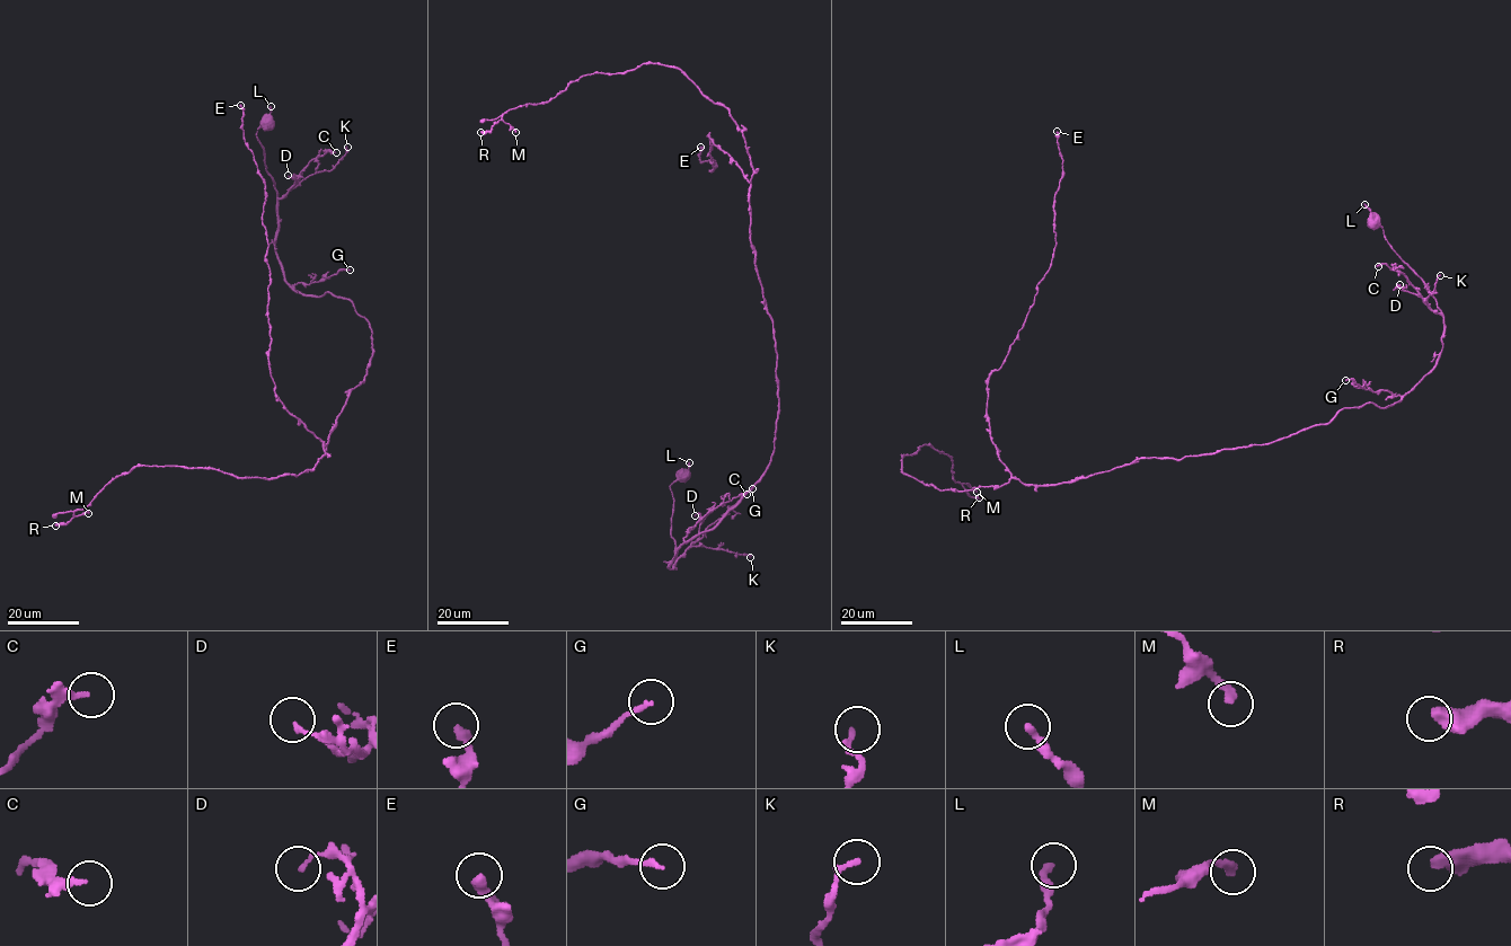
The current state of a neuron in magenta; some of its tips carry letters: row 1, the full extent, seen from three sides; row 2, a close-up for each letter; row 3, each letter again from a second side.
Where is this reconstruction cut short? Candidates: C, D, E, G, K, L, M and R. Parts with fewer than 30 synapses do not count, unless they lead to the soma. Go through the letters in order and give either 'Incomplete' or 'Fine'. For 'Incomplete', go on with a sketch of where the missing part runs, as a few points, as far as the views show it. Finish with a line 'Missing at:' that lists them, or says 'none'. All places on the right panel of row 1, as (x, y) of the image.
C: Fine
D: Fine
E: Fine
G: Fine
K: Fine
L: Fine
M: Fine
R: Fine
Missing at: none

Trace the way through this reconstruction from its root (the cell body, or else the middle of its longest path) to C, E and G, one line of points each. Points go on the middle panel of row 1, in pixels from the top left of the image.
C: (683, 475), (670, 489), (673, 501), (670, 535), (674, 541), (676, 559), (747, 494)
E: (683, 475), (670, 487), (671, 569), (766, 469), (778, 409), (750, 184), (709, 134), (712, 171), (700, 147)
G: (683, 475), (670, 487), (671, 569), (668, 565), (694, 528), (752, 488)

